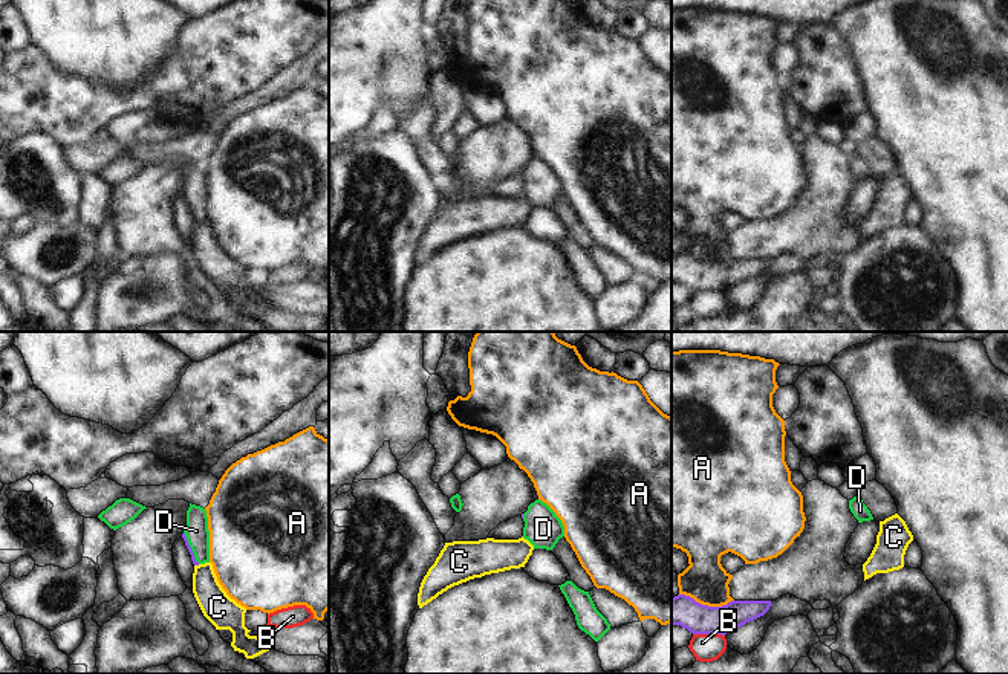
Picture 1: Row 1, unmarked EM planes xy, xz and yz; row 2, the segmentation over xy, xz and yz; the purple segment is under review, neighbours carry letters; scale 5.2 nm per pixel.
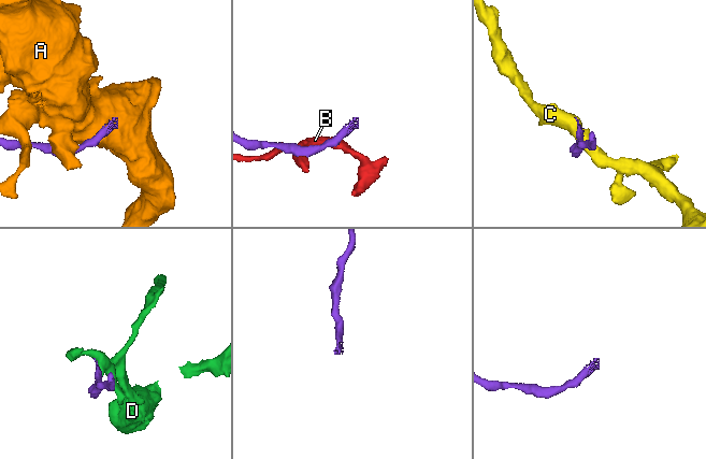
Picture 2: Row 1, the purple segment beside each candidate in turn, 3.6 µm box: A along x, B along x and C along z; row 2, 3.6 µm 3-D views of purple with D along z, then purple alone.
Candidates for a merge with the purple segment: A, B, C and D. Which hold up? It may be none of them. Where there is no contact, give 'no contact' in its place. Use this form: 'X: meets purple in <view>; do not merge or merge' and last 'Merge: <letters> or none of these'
A: meets purple in yz; do not merge
B: meets purple in yz; do not merge
C: meets purple in xy; do not merge
D: meets purple in xy; merge
Merge: D

